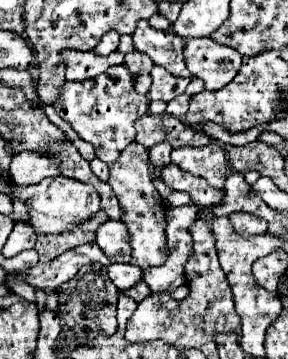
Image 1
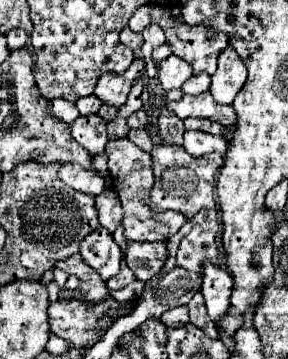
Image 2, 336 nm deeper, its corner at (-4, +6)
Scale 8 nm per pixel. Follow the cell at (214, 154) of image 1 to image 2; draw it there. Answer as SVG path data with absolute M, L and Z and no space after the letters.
M186 131L184 133L184 149L192 157L202 157L212 151L226 153L228 143L222 135L210 135L210 133L202 133L202 131Z

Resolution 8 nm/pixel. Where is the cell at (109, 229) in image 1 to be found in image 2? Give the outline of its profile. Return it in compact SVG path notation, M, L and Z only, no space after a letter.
M106 187L94 199L96 199L96 211L98 211L100 225L108 229L110 233L114 233L114 229L122 223L122 207L120 207L118 193L112 187Z

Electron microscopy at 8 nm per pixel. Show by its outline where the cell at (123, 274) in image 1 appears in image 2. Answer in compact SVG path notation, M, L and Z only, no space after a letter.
M98 227L96 231L88 233L88 237L84 237L80 243L80 255L86 265L100 273L104 281L120 271L122 251L104 227Z

